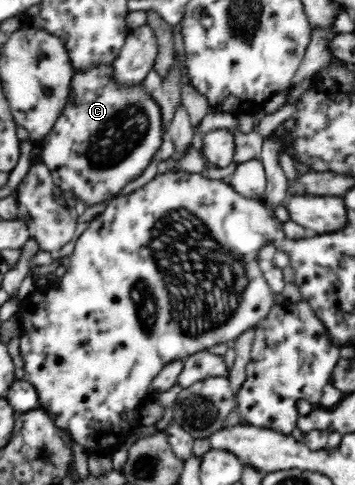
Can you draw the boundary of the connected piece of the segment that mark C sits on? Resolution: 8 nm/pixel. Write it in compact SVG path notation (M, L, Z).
M96 66L85 72L74 71L73 100L67 101L52 129L39 143L42 148L43 165L51 172L53 183L62 192L73 192L74 200L81 200L86 208L108 204L118 197L126 184L140 177L158 151L164 132L162 132L162 114L154 97L142 92L142 86L129 88L112 82L112 66Z

